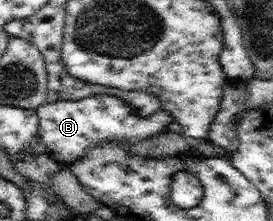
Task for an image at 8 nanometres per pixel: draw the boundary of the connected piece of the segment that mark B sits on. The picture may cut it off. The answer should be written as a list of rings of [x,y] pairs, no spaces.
[[[91,94],[88,98],[78,100],[59,100],[48,102],[45,100],[36,108],[39,116],[37,133],[44,141],[47,154],[54,162],[64,168],[70,168],[76,162],[82,162],[85,154],[96,145],[104,141],[118,141],[132,144],[145,138],[152,138],[168,131],[168,125],[173,122],[173,116],[164,109],[150,116],[138,116],[131,110],[131,104],[123,98],[107,94]]]

